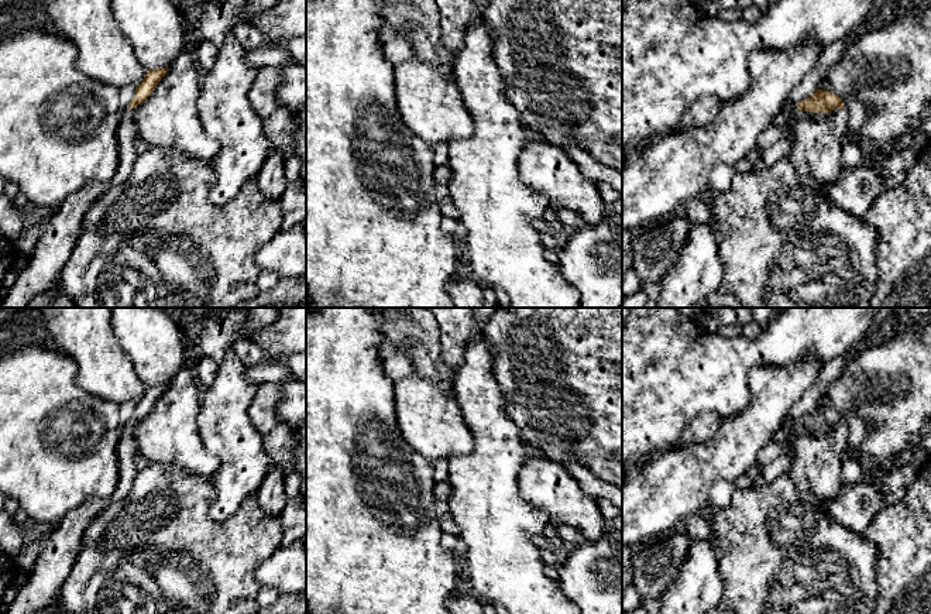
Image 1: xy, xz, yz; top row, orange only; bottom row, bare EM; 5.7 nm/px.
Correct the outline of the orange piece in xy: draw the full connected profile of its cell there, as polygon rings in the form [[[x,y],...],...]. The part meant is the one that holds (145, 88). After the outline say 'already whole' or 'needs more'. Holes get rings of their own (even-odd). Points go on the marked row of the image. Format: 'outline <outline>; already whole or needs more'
outline [[[159,68],[147,71],[142,82],[135,88],[135,95],[128,104],[128,109],[133,110],[138,104],[141,104],[155,89],[158,82],[165,76],[169,68]]]; already whole

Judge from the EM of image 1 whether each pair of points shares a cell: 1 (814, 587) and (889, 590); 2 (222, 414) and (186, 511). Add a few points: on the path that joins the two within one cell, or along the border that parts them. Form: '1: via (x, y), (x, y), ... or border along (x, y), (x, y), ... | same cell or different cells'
1: border along (878, 556), (876, 599) | different cells
2: border along (212, 477), (213, 500), (206, 510) | different cells

